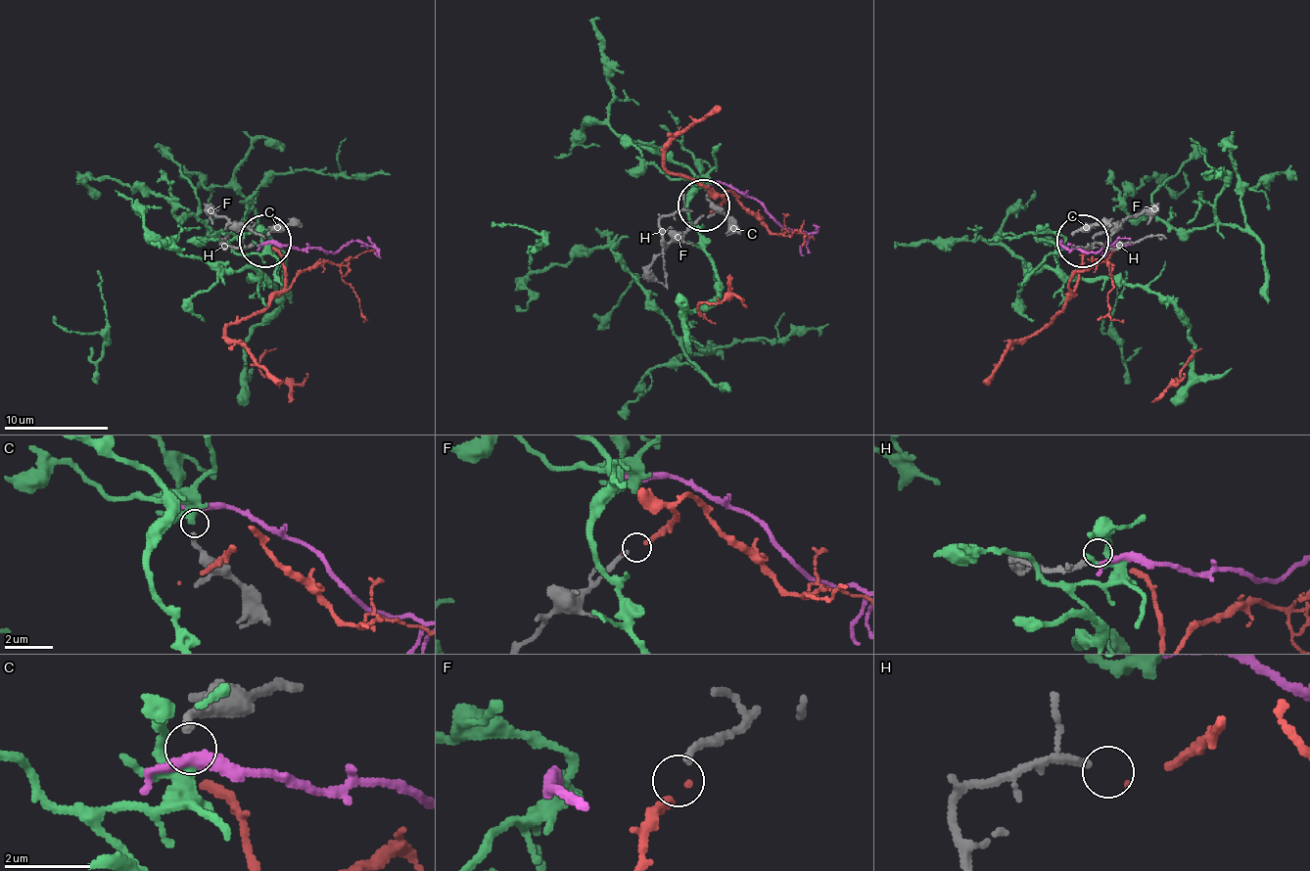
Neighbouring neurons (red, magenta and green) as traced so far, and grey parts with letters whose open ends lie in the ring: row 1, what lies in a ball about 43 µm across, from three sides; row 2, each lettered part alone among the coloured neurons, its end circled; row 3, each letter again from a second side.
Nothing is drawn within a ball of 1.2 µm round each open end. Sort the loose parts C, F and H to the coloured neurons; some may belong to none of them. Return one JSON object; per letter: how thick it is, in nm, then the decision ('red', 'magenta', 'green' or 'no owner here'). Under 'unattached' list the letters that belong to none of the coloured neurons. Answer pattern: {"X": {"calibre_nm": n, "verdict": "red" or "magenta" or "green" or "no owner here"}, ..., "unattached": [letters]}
{"C": {"calibre_nm": 200, "verdict": "green"}, "F": {"calibre_nm": 160, "verdict": "no owner here"}, "H": {"calibre_nm": 140, "verdict": "red"}, "unattached": ["F"]}

